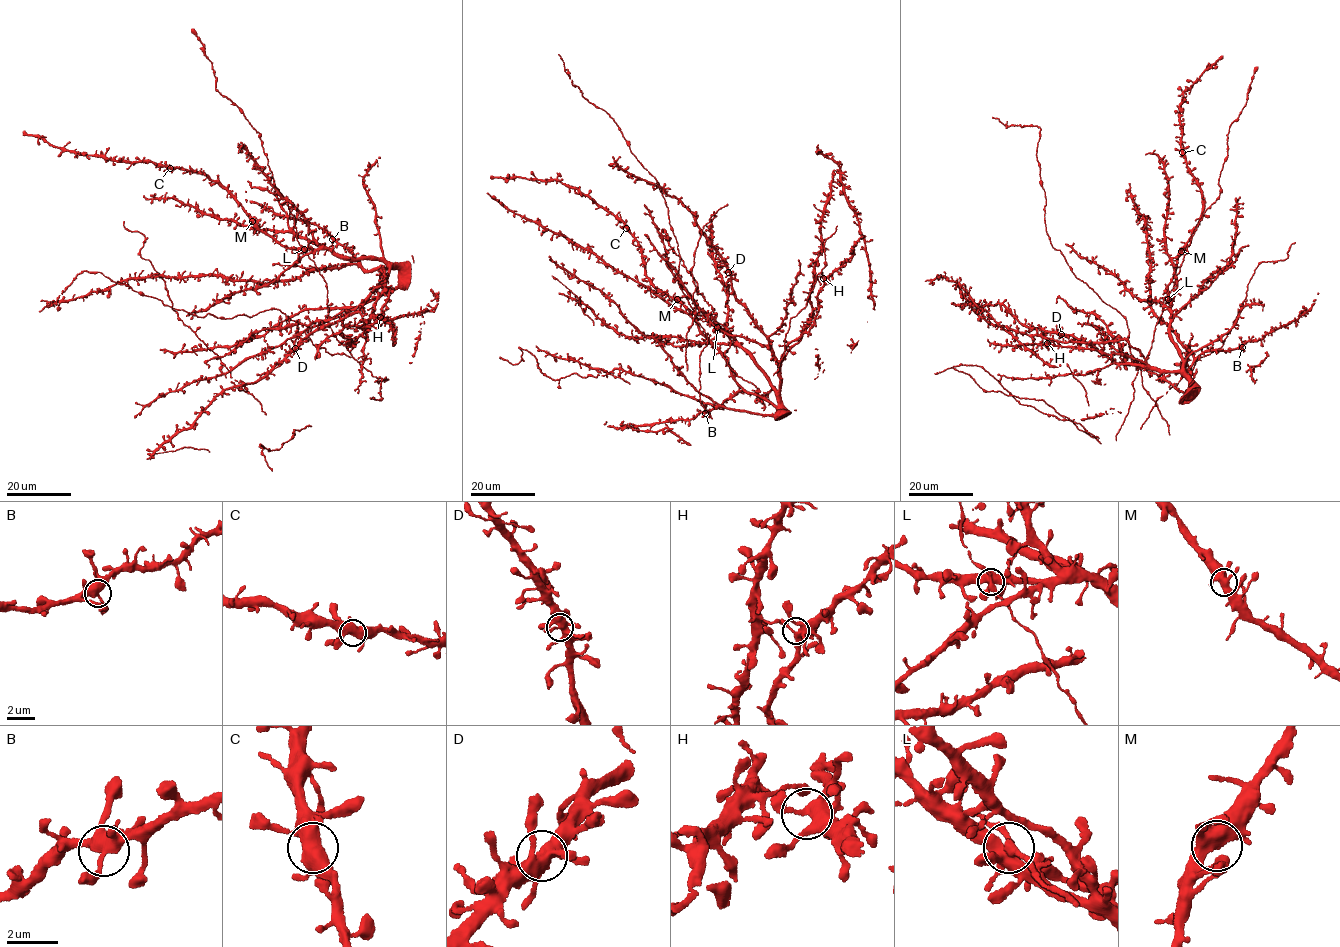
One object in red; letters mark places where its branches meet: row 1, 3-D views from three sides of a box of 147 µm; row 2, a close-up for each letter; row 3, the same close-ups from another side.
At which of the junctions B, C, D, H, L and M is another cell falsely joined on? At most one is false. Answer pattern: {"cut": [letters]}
{"cut": []}

